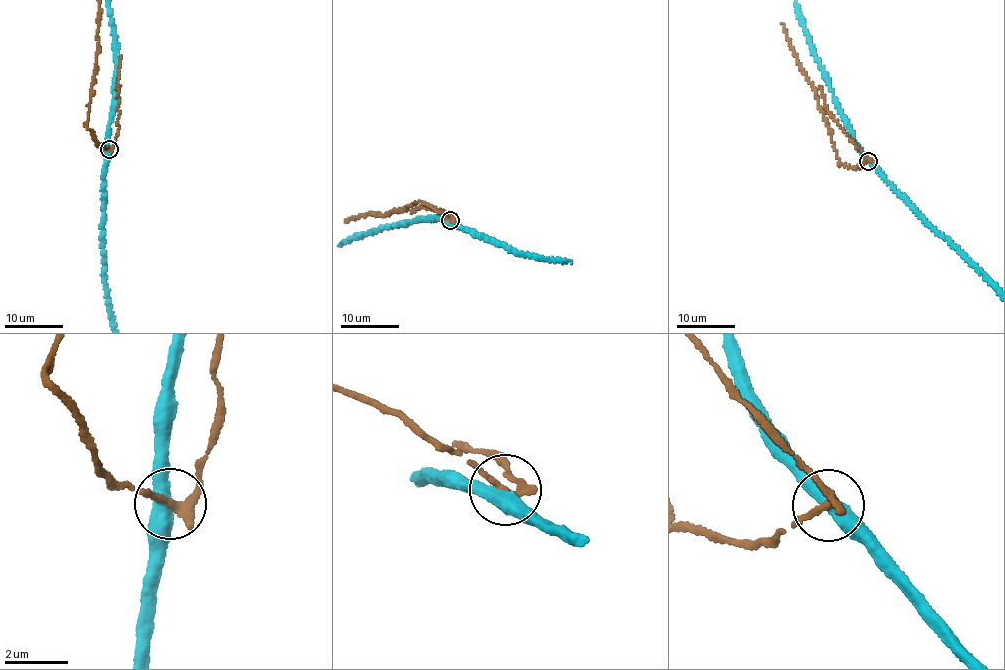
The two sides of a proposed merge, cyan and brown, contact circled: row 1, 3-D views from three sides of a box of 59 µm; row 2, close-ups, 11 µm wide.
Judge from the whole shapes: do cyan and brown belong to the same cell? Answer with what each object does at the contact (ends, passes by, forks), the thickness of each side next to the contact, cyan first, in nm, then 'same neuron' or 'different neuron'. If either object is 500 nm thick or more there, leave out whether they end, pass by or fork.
cyan passes by; brown passes by; calibres 440 and 240 nm; different neuron

